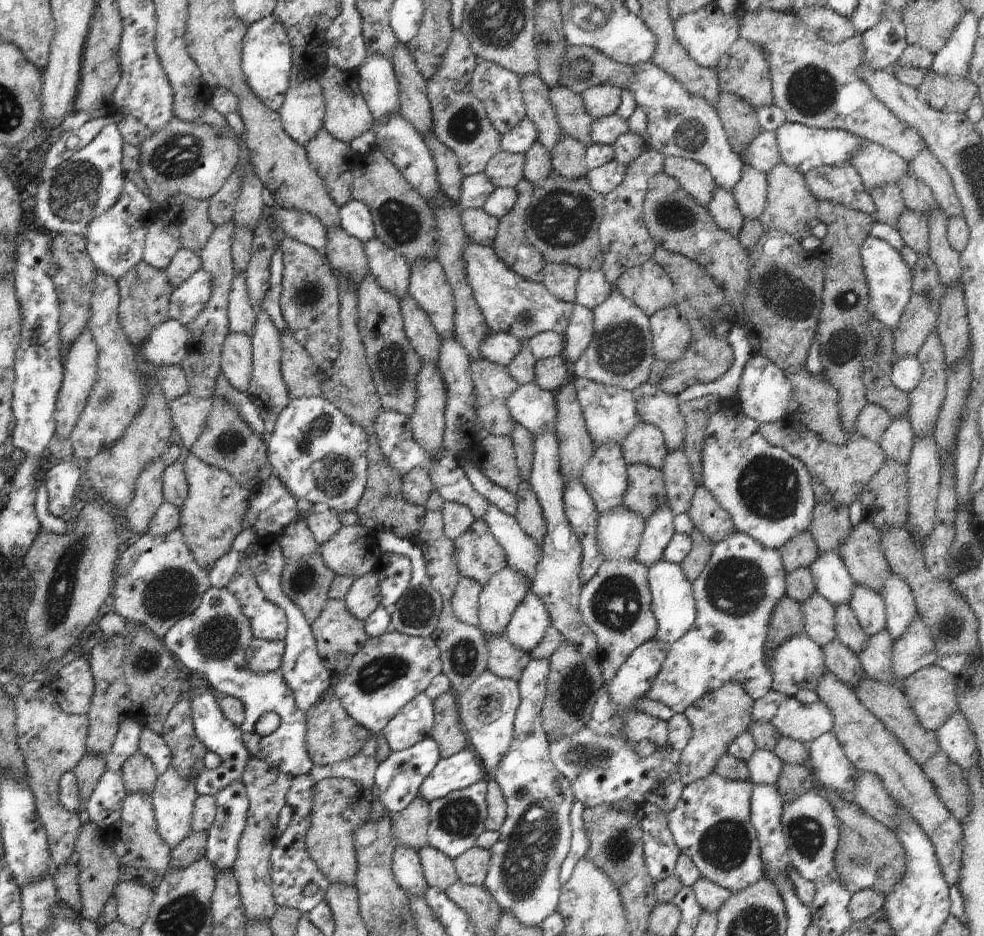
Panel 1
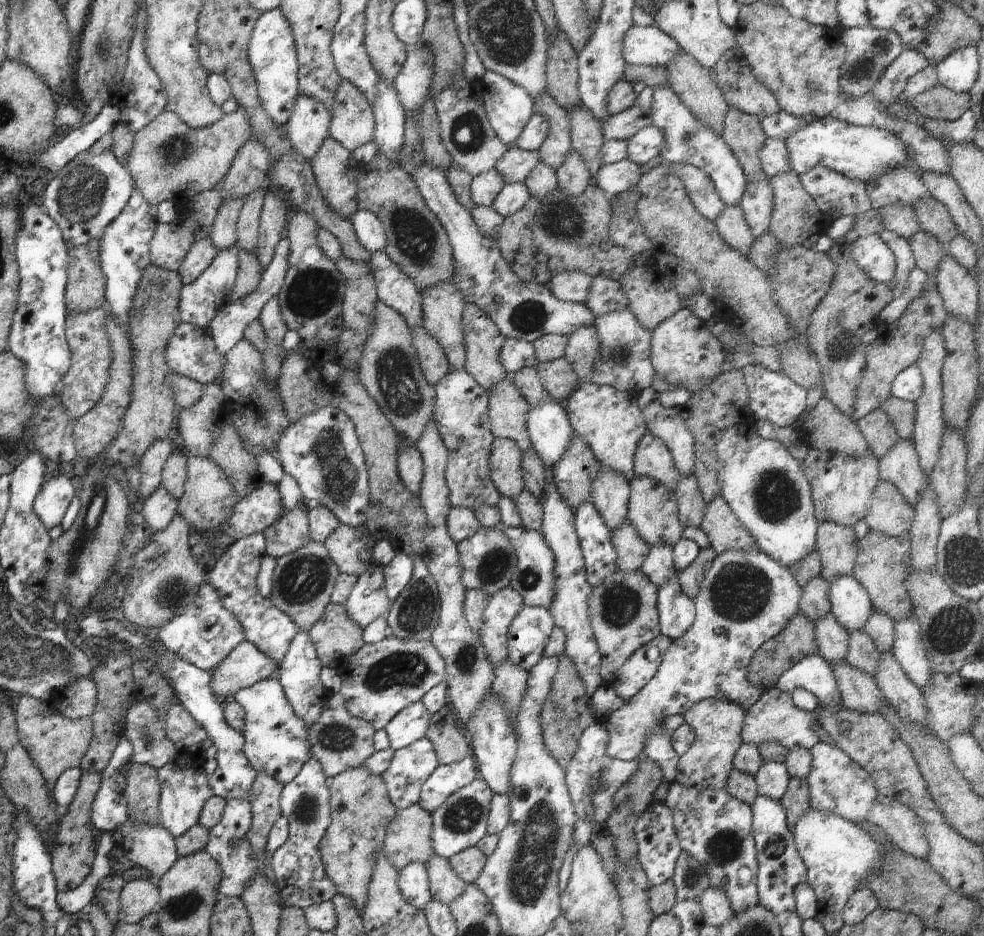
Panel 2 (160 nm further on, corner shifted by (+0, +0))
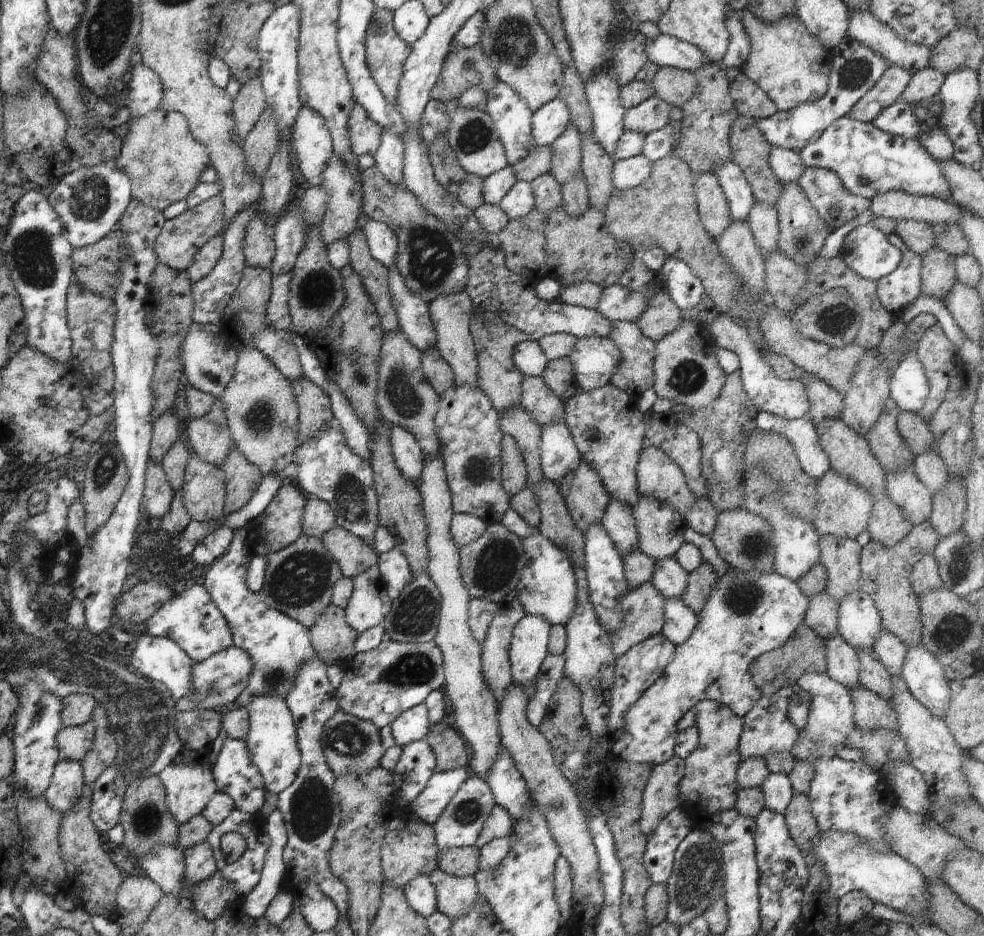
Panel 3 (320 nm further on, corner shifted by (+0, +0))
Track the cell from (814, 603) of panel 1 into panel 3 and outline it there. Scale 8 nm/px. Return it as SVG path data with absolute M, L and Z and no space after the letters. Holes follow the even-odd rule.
M839 634L825 641L826 674L848 690L859 686L857 652Z

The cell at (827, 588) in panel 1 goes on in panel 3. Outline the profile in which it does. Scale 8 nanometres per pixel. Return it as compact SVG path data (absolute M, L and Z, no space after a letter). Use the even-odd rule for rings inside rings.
M860 590L847 594L838 602L838 632L839 635L853 646L856 651L860 649L872 649L878 635L884 630L882 619L872 597Z

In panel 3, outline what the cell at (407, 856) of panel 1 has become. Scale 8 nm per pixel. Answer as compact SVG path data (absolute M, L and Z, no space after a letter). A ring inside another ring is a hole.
M416 876L405 886L404 892L410 908L425 919L437 911L437 894L428 876Z

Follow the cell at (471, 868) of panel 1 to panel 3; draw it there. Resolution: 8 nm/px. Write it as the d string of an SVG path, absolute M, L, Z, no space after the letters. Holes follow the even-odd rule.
M476 845L442 849L437 854L437 868L457 877L474 875L479 870L479 856L480 849Z

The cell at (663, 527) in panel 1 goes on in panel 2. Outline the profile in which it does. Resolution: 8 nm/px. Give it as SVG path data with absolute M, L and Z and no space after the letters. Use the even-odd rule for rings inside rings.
M662 544L650 547L649 553L646 555L646 560L640 570L657 587L666 584L678 574L673 561L672 547Z

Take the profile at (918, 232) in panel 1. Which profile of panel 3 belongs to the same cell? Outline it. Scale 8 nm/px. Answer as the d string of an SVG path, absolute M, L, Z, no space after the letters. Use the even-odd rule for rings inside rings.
M934 248L921 257L921 290L944 302L954 286L955 256Z

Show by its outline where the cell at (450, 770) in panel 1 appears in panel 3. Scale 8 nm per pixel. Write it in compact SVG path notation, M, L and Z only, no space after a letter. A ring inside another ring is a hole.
M466 769L435 772L428 779L426 788L408 804L422 822L433 825L438 820L450 799L460 790L462 783L468 778Z

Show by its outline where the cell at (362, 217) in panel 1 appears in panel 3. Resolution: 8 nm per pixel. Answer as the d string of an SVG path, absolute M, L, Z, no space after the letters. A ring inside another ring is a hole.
M368 218L360 230L365 234L372 258L379 260L387 270L396 266L398 245L394 231L387 224Z

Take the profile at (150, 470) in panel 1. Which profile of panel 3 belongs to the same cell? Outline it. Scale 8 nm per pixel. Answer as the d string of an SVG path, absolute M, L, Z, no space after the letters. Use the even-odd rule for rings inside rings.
M173 408L162 413L153 423L150 459L160 463L166 452L179 439L181 433L180 420L174 414Z

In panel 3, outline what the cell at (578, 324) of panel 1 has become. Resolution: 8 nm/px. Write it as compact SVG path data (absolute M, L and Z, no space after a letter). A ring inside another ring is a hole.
M609 338L578 339L569 354L574 374L582 390L594 390L607 385L621 362L618 347Z

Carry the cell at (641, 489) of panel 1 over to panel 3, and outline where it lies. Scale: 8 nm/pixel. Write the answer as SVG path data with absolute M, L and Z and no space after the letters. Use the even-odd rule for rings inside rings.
M640 495L638 502L632 507L638 533L638 548L655 562L674 557L676 551L685 542L683 534L687 529L681 514L668 503L659 501L649 495Z

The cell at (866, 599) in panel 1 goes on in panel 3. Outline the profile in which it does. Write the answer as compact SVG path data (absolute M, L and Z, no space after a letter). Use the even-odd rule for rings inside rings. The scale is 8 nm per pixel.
M883 630L875 640L873 649L890 676L901 678L907 646L897 636Z

